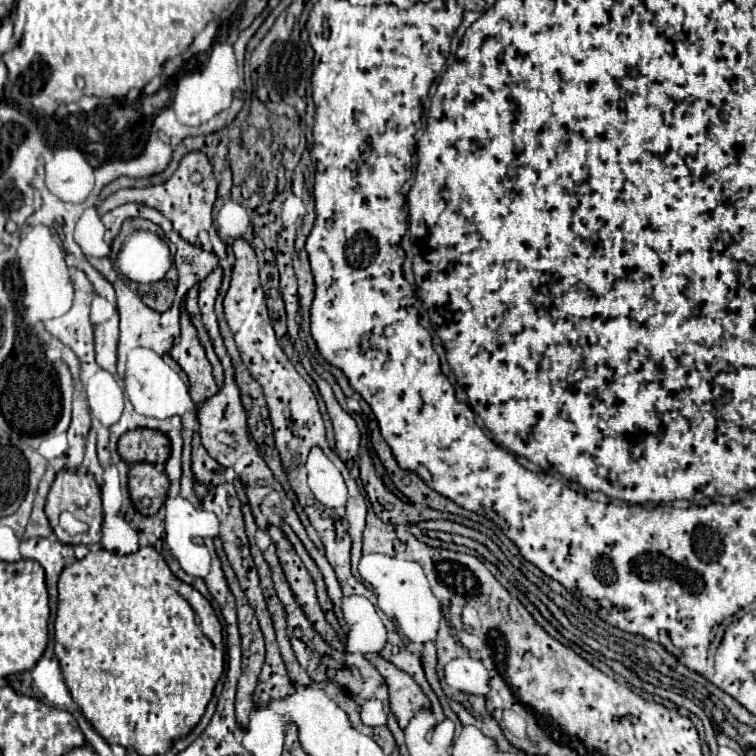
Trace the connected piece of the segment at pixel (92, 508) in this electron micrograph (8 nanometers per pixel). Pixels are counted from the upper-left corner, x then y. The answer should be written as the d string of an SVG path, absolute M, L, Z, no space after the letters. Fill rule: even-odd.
M61 471L49 491L49 497L47 497L47 505L45 505L45 513L47 513L47 519L57 535L57 539L65 545L95 545L99 543L101 539L101 523L103 523L103 509L101 509L101 491L95 483L95 479L91 475L77 475L75 471ZM63 511L71 511L73 515L77 515L81 521L85 521L89 525L89 531L87 533L81 533L81 535L75 535L71 537L69 533L65 533L61 527L59 527L59 515Z

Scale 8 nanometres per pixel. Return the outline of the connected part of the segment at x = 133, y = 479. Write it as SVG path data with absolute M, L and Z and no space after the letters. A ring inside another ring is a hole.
M135 463L129 469L129 495L133 505L143 515L155 515L167 499L169 477L151 463ZM151 497L151 507L141 507L141 499Z

